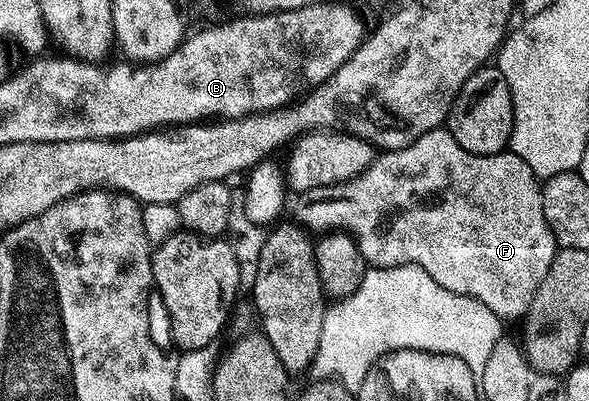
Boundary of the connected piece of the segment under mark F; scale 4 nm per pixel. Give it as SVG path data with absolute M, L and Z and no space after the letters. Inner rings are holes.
M440 127L421 135L421 139L417 139L409 147L380 152L371 162L370 167L361 175L351 178L350 181L344 181L342 185L338 186L337 193L339 193L339 197L323 195L320 201L308 203L307 223L305 222L308 230L316 229L319 235L327 235L332 231L347 234L357 243L368 266L376 269L392 269L398 265L419 265L425 271L429 271L429 275L433 275L433 279L437 279L437 283L441 283L441 287L445 287L445 291L453 291L457 295L465 295L485 303L485 307L489 307L489 311L493 311L495 316L502 318L507 323L515 320L518 322L527 316L529 307L533 303L533 295L537 295L537 287L541 287L541 279L545 279L545 275L549 272L549 263L553 263L557 252L555 236L545 219L541 181L540 178L533 175L529 163L525 163L525 159L521 159L510 151L493 155L473 155L469 151L465 151L465 147L461 147L461 143L457 143L457 139L453 139L451 130L447 127Z

